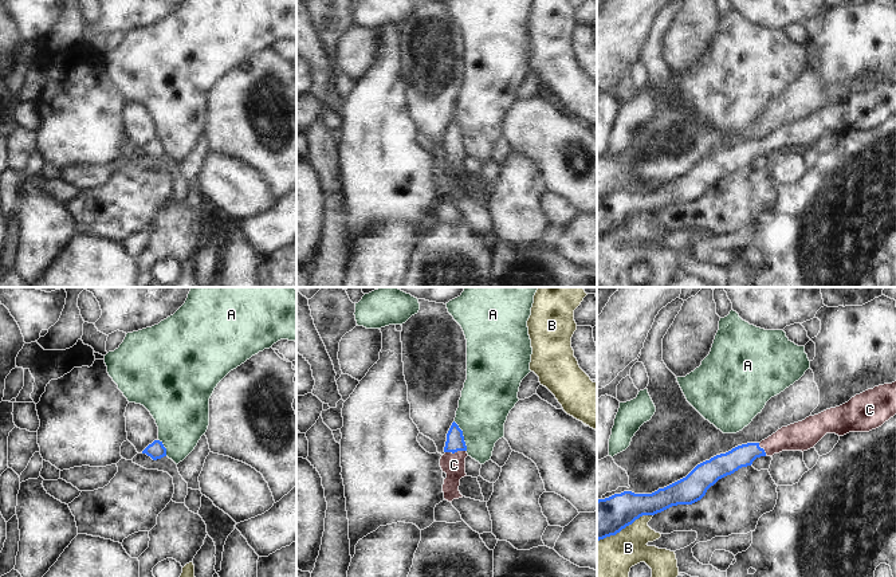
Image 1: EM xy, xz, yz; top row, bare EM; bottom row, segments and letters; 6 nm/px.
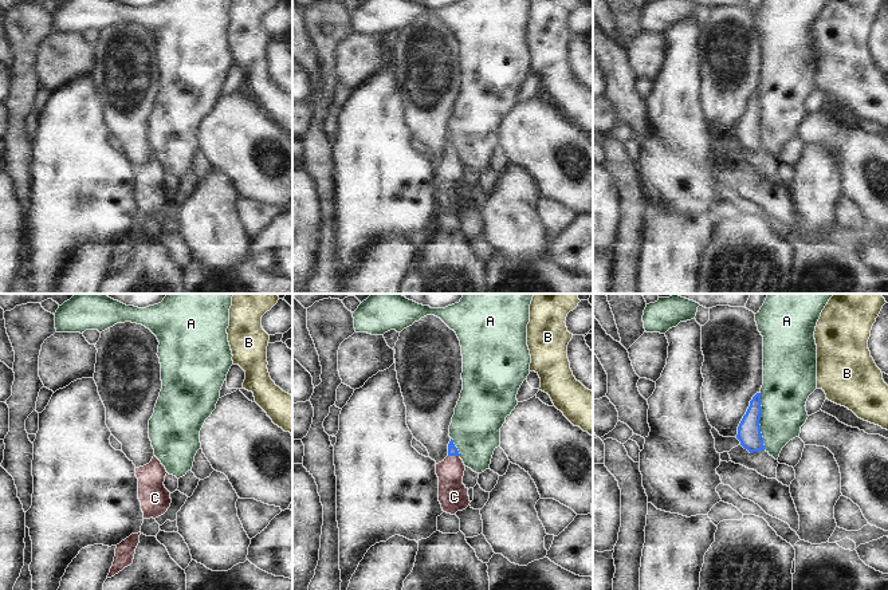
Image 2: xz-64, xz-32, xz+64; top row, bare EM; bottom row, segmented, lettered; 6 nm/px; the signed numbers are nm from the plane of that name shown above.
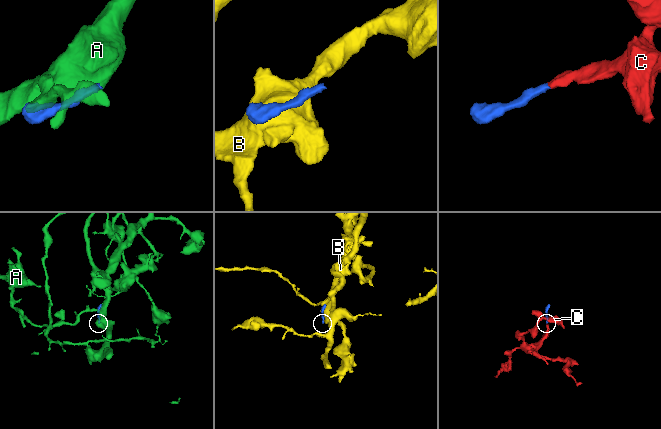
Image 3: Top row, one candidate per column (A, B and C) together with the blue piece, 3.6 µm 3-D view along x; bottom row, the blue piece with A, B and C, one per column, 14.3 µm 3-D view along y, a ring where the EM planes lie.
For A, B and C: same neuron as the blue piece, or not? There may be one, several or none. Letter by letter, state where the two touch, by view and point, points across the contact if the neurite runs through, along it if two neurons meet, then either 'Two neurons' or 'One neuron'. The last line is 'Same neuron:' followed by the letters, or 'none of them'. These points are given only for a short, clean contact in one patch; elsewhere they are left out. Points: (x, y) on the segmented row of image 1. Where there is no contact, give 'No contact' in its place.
A: Touches blue at xz (463, 436). Two neurons
B: Touches blue at yz (624, 528). Two neurons
C: Touches blue at xz (455, 451). Path across: xz (455, 442), (455, 451), (454, 464). One neuron
Same neuron: C.

